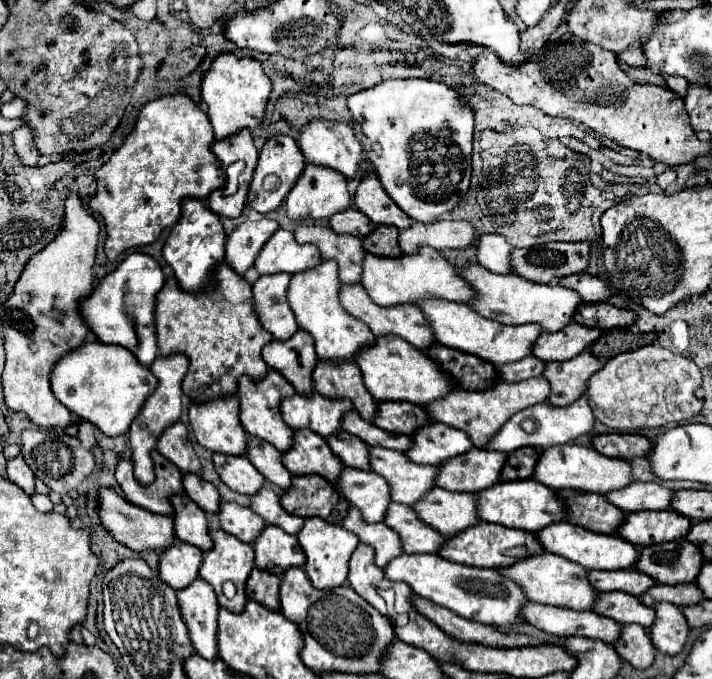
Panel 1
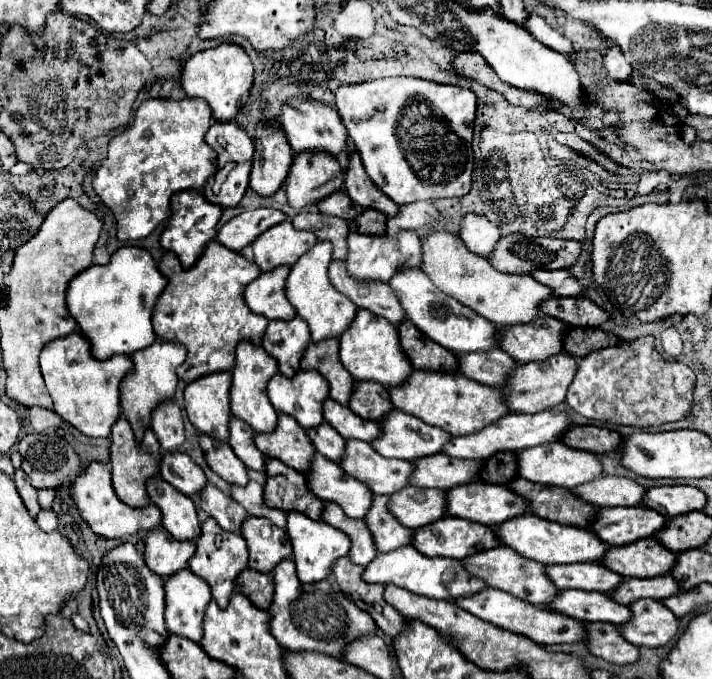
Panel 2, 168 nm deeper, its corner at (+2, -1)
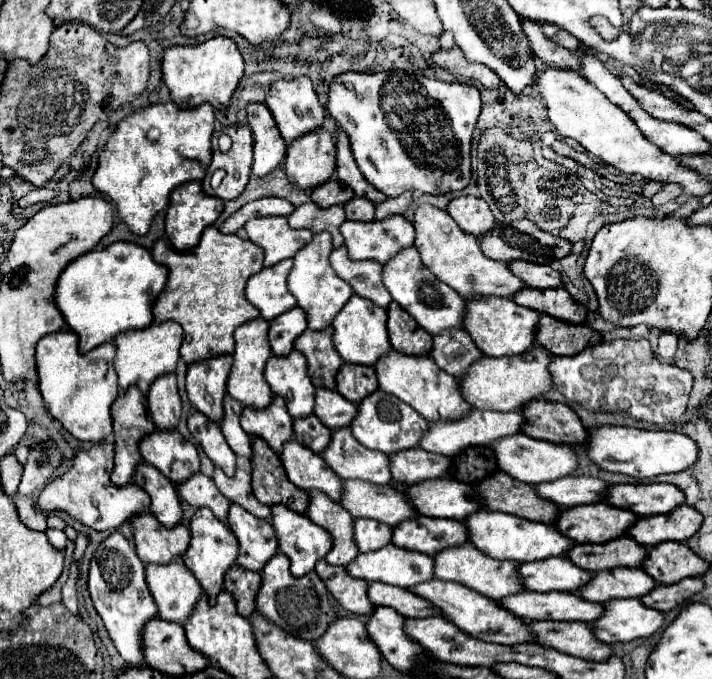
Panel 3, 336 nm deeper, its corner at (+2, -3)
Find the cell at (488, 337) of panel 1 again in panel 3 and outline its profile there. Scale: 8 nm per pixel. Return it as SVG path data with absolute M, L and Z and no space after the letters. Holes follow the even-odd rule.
M406 248L384 264L384 286L388 288L394 302L398 302L428 334L438 336L438 332L448 332L452 328L464 328L466 302L446 284L442 284L428 268L420 262L418 250Z

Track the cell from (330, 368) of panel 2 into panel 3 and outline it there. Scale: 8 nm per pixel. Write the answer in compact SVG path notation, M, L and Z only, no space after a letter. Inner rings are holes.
M332 326L320 332L304 330L294 342L294 348L308 360L308 374L316 388L336 390L336 372L344 364L334 348L332 334Z

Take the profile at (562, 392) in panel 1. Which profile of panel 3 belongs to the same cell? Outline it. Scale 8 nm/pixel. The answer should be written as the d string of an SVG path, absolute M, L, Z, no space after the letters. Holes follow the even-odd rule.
M534 346L530 352L522 356L510 356L510 358L488 358L478 360L472 364L468 374L460 380L460 388L464 398L480 410L494 410L494 412L510 412L510 410L522 410L532 400L540 400L546 396L546 392L552 390L552 376L548 372L548 364L552 362L552 354L544 352L544 348Z

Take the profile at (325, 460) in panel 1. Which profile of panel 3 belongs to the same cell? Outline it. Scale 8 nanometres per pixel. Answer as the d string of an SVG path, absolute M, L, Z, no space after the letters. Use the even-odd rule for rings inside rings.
M274 396L268 408L264 410L252 410L244 408L242 414L242 428L248 436L260 436L268 442L268 446L280 454L284 444L294 438L292 432L292 416L288 416L284 398Z

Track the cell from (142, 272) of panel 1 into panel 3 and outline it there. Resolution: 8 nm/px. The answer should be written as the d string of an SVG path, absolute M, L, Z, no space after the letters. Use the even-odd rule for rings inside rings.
M116 242L104 250L92 250L72 262L56 284L56 306L66 324L80 338L80 354L114 342L114 338L128 330L148 328L152 318L152 304L168 280L168 270L156 264L148 250L132 242Z

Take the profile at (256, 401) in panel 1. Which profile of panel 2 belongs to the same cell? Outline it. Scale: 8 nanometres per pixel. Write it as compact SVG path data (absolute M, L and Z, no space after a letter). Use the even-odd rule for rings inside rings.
M248 340L238 342L236 346L236 364L232 370L232 388L230 388L230 410L236 418L242 418L248 422L256 432L272 432L278 422L278 414L274 406L268 400L266 384L272 374L278 372L278 362L258 344L252 344Z

